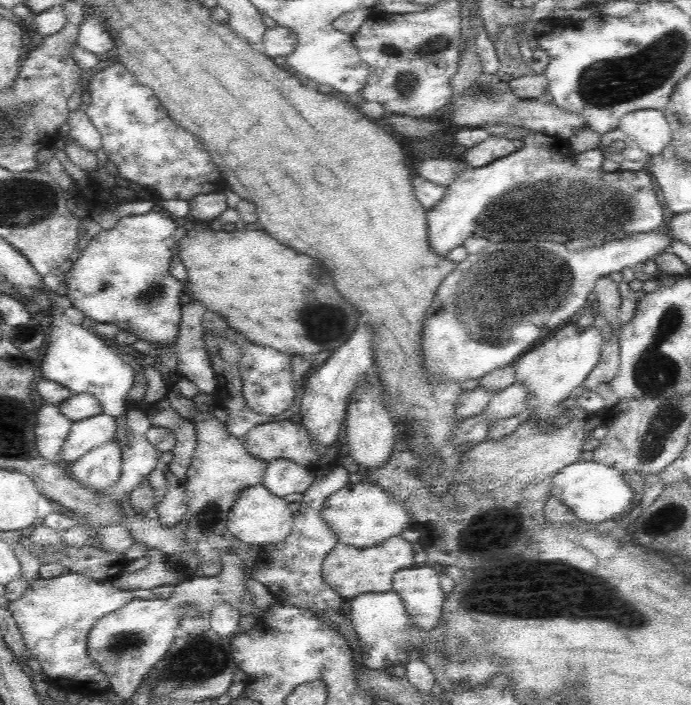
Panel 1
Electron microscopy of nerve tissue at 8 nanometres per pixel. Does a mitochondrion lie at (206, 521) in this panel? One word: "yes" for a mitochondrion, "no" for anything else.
yes

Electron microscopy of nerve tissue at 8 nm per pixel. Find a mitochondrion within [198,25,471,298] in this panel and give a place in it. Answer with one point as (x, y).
(407, 81)

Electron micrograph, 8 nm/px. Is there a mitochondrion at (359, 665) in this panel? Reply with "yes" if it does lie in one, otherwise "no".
no

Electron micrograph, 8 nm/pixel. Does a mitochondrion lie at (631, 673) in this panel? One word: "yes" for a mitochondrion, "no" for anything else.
no

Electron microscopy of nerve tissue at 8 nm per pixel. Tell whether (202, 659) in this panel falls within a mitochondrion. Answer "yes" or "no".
yes

